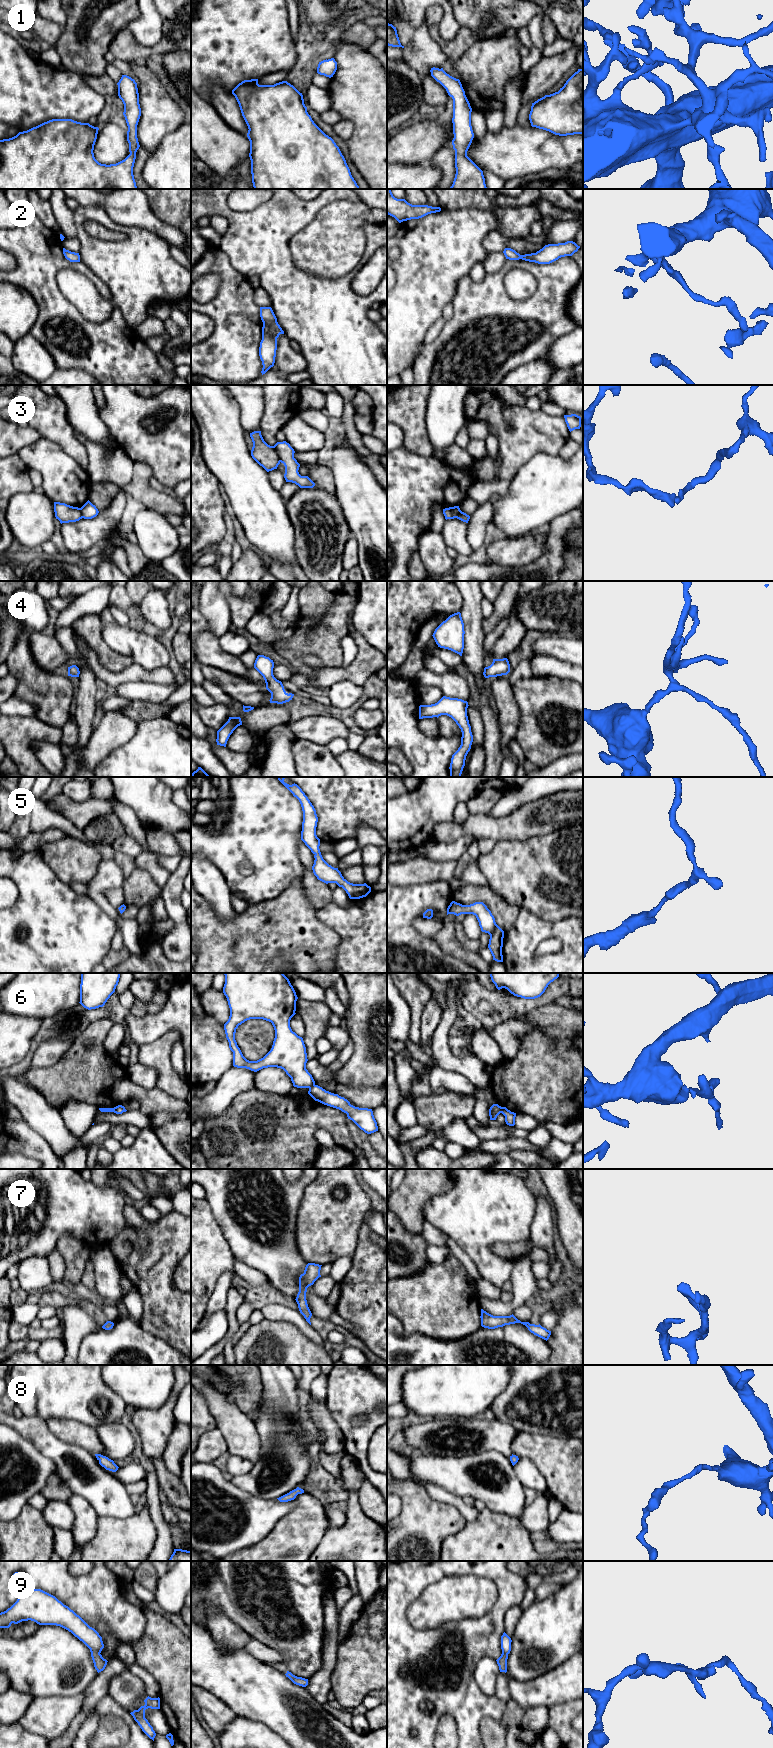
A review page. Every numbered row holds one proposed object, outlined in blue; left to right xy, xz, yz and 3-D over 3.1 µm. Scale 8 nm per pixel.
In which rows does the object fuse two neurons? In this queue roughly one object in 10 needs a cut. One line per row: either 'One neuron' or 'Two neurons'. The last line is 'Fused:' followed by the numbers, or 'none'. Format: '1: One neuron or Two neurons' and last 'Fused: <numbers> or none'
1: One neuron
2: One neuron
3: Two neurons
4: One neuron
5: One neuron
6: Two neurons
7: One neuron
8: One neuron
9: One neuron
Fused: 3, 6

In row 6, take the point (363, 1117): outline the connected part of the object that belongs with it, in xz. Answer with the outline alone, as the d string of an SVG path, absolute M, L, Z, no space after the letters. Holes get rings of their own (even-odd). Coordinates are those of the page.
M318 1085L310 1087L308 1094L315 1101L346 1113L348 1119L352 1120L365 1133L371 1134L378 1131L372 1109L355 1107L344 1097L326 1091Z

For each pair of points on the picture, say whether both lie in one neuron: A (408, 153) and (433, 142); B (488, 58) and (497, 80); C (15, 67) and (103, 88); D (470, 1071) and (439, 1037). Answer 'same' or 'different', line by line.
A: same
B: same
C: different
D: same

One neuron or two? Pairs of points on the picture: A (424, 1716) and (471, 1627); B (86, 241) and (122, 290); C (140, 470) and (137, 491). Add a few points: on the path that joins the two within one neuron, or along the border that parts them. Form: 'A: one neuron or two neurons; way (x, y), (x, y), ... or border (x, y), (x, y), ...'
A: one neuron; way (445, 1692), (455, 1690), (461, 1682), (467, 1651)
B: one neuron; way (98, 253), (122, 278)
C: one neuron; way (140, 475), (139, 486)

